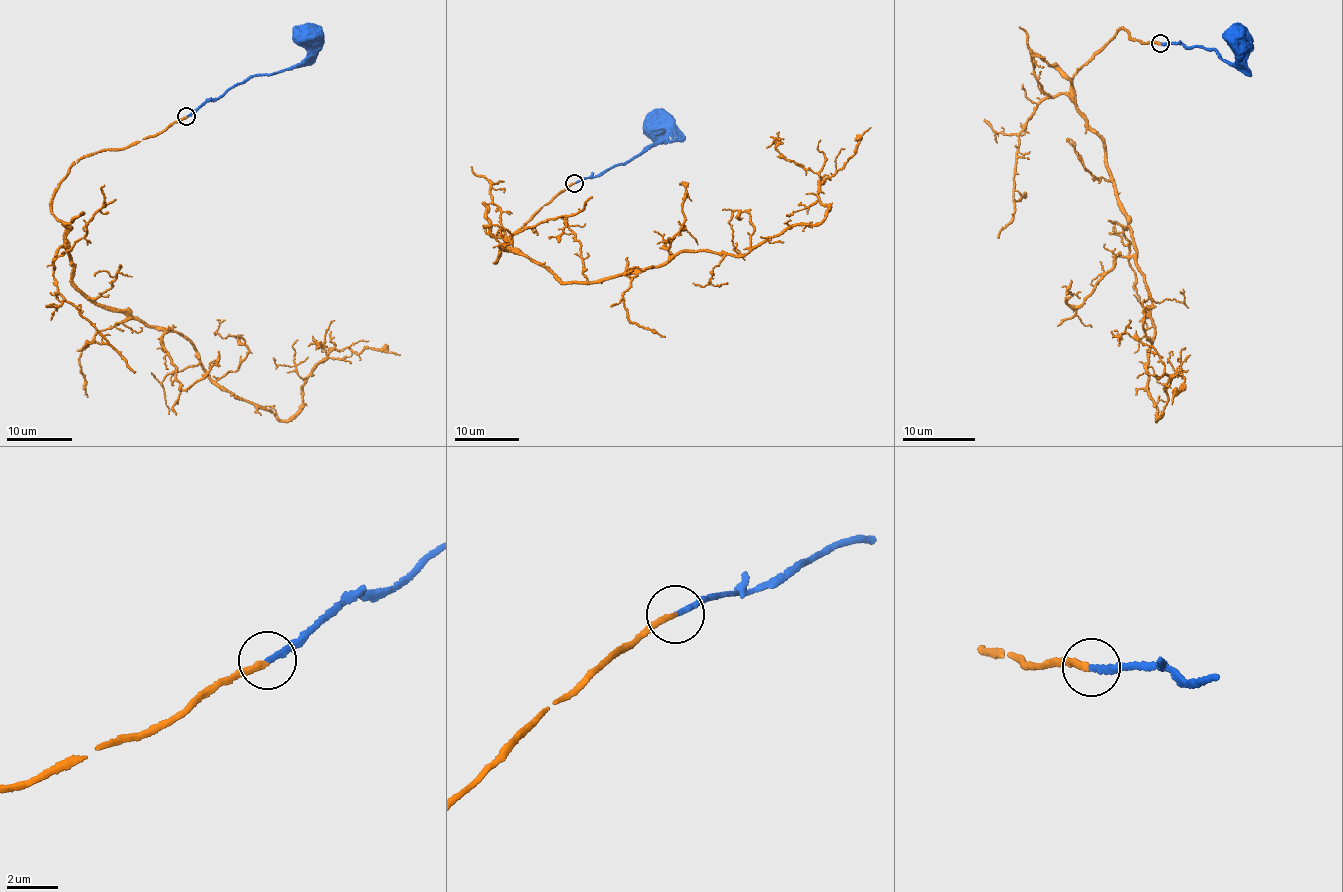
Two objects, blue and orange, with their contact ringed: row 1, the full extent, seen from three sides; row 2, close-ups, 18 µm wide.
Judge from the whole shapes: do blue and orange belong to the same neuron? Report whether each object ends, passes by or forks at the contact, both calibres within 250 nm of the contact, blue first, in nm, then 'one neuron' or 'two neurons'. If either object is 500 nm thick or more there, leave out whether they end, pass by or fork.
blue ends | orange ends | 200/240 nm | one neuron

